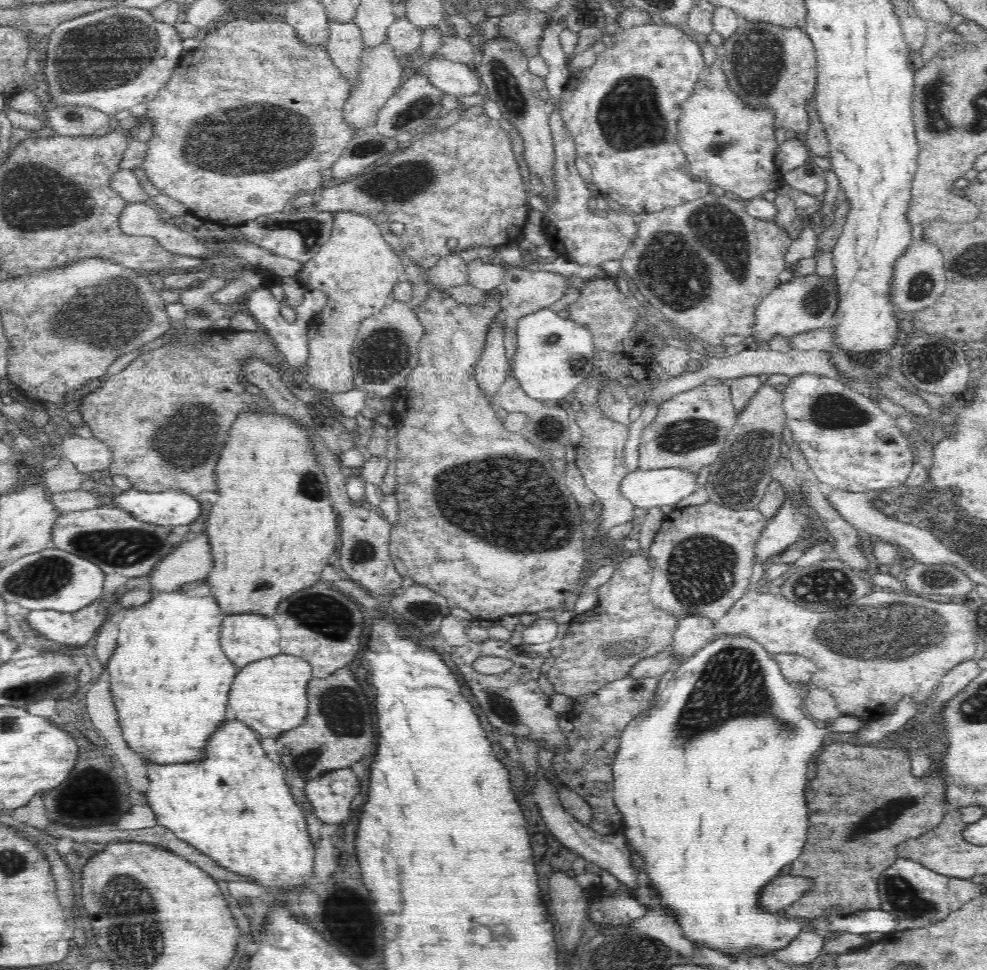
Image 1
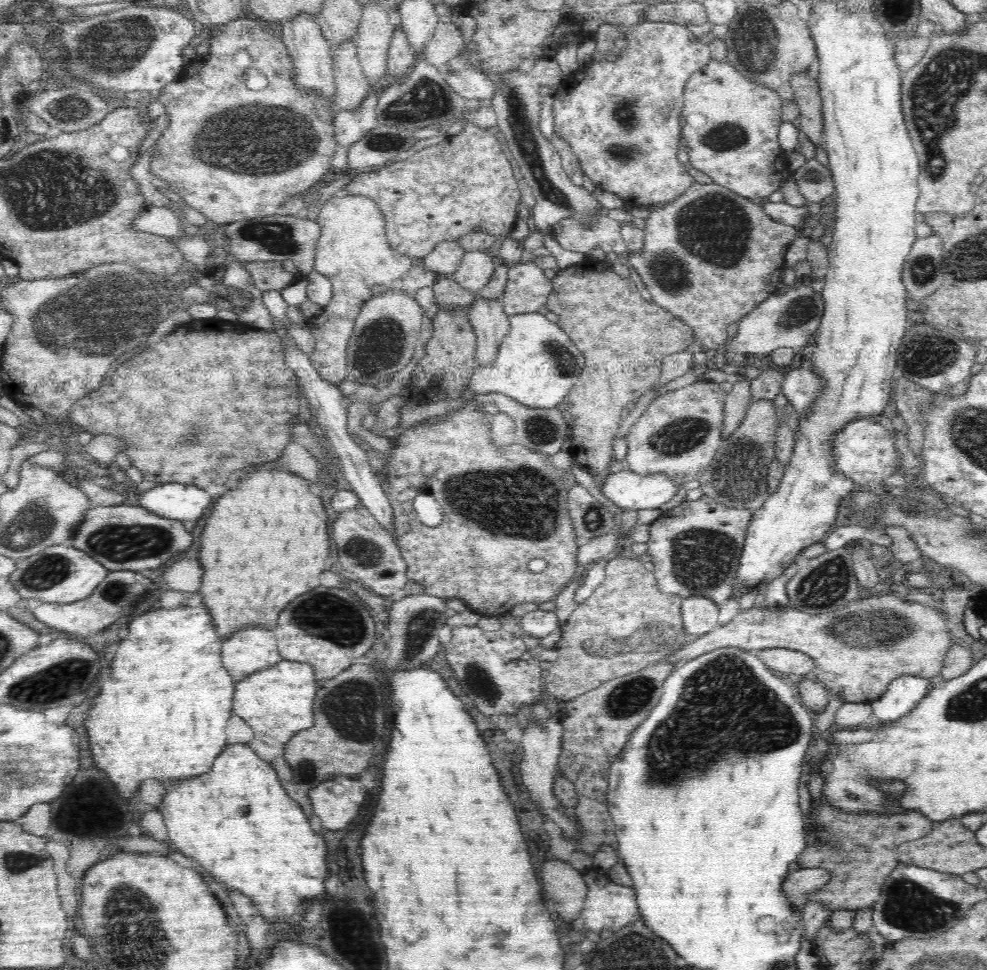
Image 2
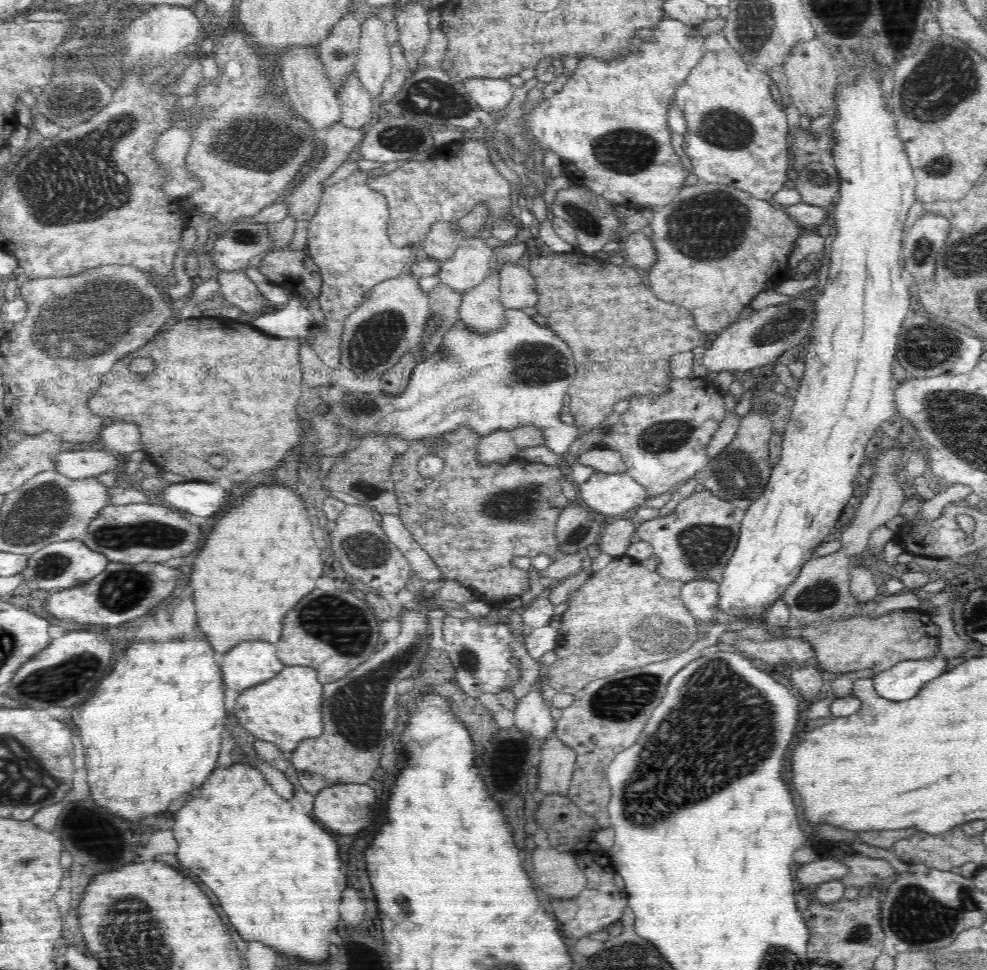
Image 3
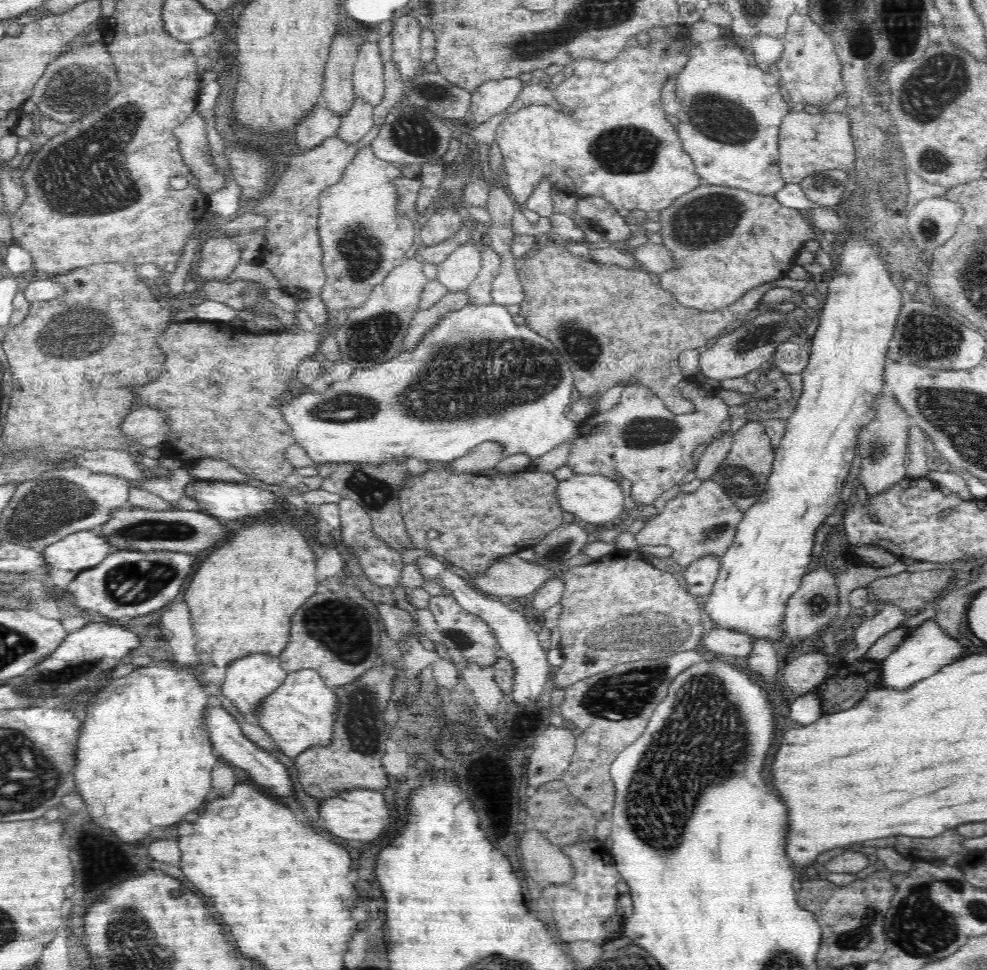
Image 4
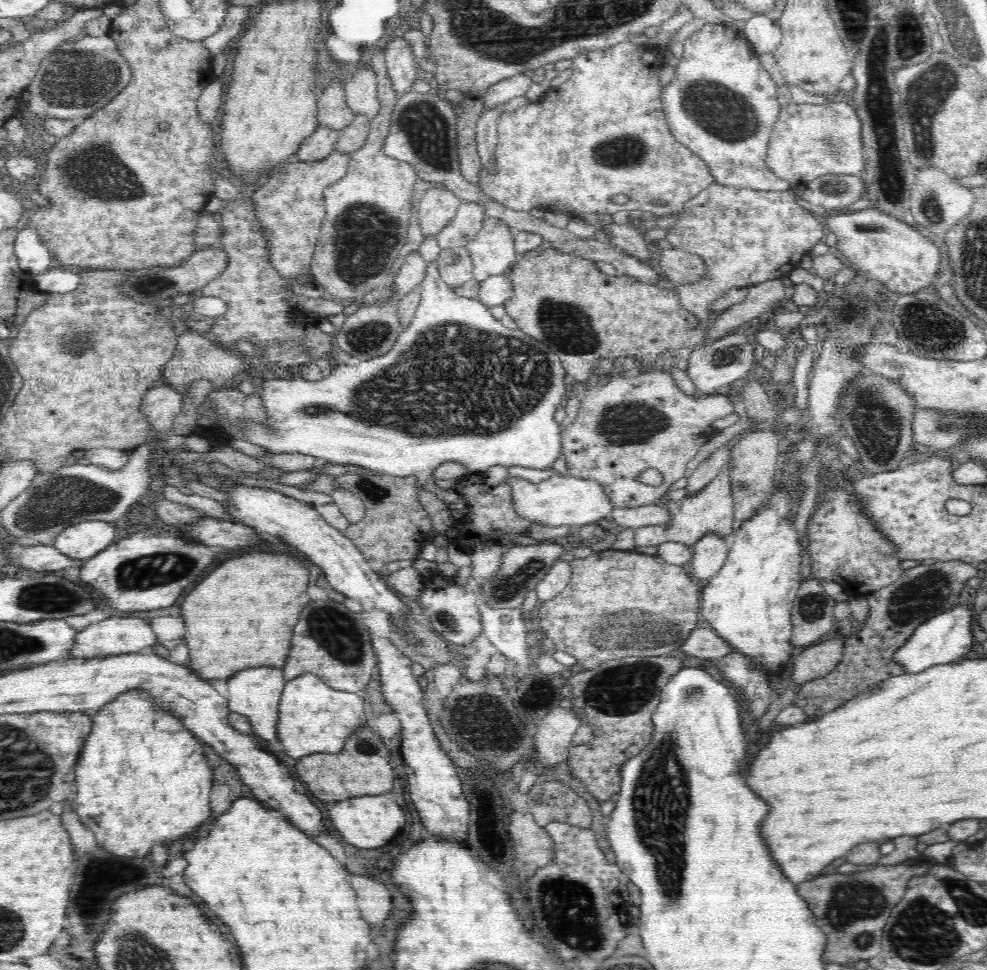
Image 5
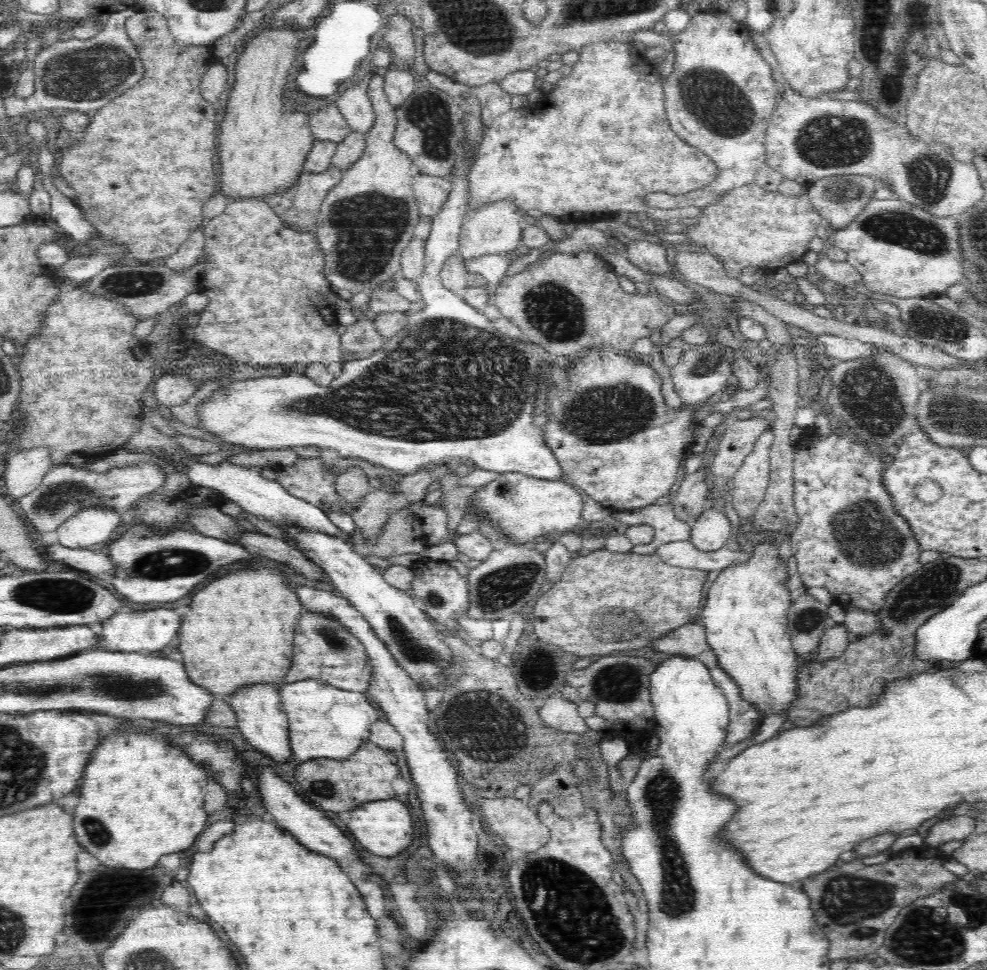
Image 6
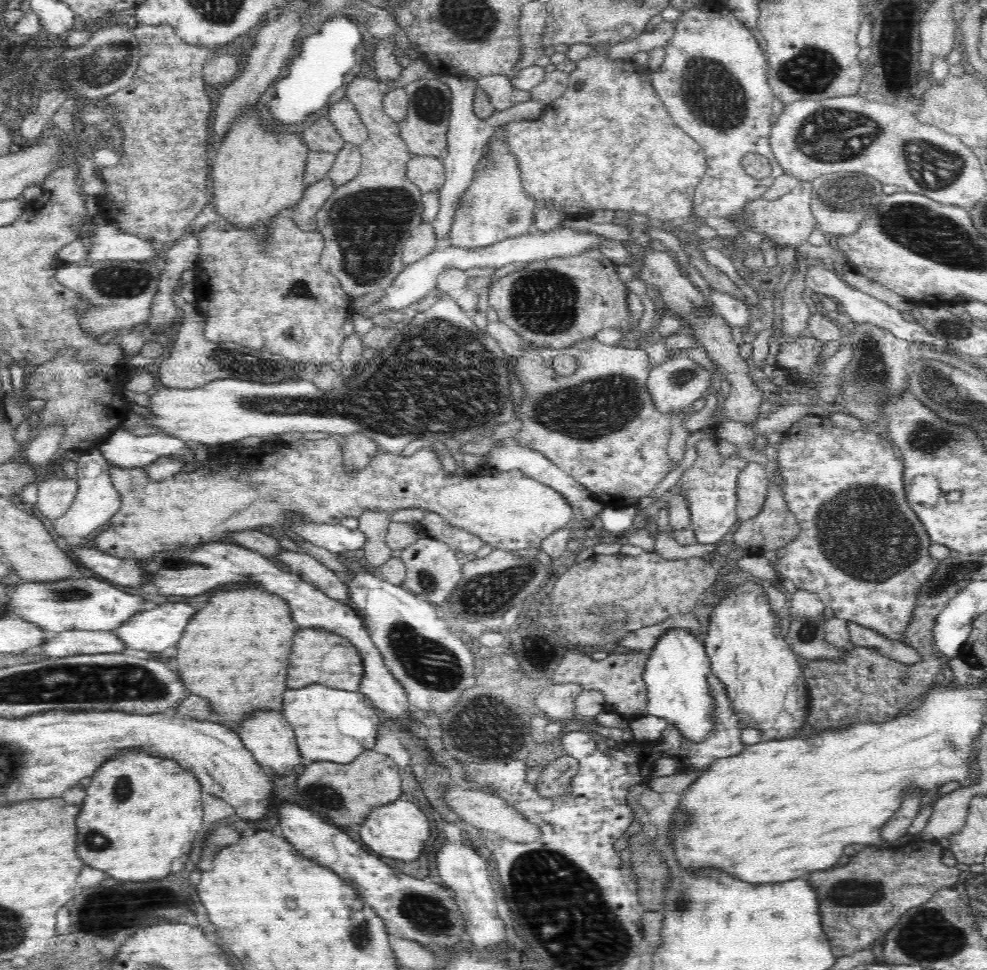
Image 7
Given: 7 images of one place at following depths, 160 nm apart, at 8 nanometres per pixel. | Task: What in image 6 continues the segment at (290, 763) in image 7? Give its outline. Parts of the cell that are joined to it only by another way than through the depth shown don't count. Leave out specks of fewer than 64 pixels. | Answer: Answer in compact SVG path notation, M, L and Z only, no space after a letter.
M244 685L232 693L230 698L227 697L226 702L234 709L238 717L237 728L246 743L251 744L258 752L272 756L276 762L284 762L286 758L290 758L290 762L294 760L289 741L289 720L282 708L280 691L276 685Z

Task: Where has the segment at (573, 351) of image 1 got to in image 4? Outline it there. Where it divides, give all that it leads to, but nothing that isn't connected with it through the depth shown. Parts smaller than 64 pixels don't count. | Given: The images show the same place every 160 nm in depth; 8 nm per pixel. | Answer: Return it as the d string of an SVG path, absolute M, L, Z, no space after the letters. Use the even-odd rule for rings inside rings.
M496 303L482 304L482 306L470 306L466 304L457 311L450 311L439 323L432 329L432 332L416 346L416 350L412 352L398 352L392 360L380 364L380 366L372 366L372 368L358 368L351 374L350 378L344 382L334 382L323 393L316 393L310 390L302 390L298 398L290 400L284 404L282 409L282 417L290 428L292 428L292 436L294 442L302 447L307 453L308 457L314 461L314 464L340 464L340 462L350 462L352 464L386 464L390 460L402 460L406 462L408 458L416 458L420 461L432 463L448 463L455 459L461 458L476 449L485 442L498 442L503 447L505 457L525 453L534 458L540 458L550 450L554 450L556 446L560 446L567 440L576 437L580 423L575 423L566 417L566 412L570 407L570 396L574 390L574 378L568 366L568 358L560 356L560 352L552 346L552 342L540 334L536 334L534 330L530 330L528 325L518 325L514 322L514 318L510 315L507 306L502 306ZM526 346L532 347L526 348ZM438 352L438 354L436 354ZM444 352L454 352L454 360L448 360L448 356L444 356ZM494 356L498 360L504 362L504 366L494 366ZM560 366L560 370L558 370ZM446 368L456 368L456 370L446 370ZM556 370L556 372L554 372ZM554 372L554 374L552 374ZM436 384L436 386L430 386ZM464 384L464 386L462 386Z

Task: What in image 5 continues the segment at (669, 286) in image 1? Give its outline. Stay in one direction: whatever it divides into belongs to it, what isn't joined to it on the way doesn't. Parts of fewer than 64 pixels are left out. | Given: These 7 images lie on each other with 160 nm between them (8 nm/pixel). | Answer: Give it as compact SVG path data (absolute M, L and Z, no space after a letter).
M712 183L710 186L707 186L706 189L701 190L694 198L687 200L685 202L684 208L681 211L676 211L674 213L677 221L673 226L669 227L666 234L665 240L668 240L670 244L679 250L687 251L688 253L692 253L704 261L706 265L707 273L696 282L688 283L688 284L679 284L675 285L674 291L680 297L681 305L684 309L690 311L696 318L698 318L698 324L702 324L702 326L706 325L706 321L709 315L710 306L712 306L712 302L714 300L718 300L718 298L722 298L722 294L724 294L724 290L728 290L728 288L742 288L742 286L748 287L749 285L758 284L760 282L774 280L774 279L783 279L792 272L795 268L799 267L799 263L801 259L809 253L812 246L818 244L818 242L825 240L826 235L826 226L824 225L824 221L822 217L816 217L812 212L800 207L796 203L795 195L790 193L790 191L759 191L752 190L750 188L736 188L733 186L724 186L720 183Z

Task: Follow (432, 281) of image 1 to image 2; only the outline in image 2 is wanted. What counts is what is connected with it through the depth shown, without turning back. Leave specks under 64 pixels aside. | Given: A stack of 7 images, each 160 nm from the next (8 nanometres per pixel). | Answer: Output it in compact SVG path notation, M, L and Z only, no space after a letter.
M456 240L440 242L434 249L427 258L424 258L424 268L437 273L441 278L454 274L466 254Z

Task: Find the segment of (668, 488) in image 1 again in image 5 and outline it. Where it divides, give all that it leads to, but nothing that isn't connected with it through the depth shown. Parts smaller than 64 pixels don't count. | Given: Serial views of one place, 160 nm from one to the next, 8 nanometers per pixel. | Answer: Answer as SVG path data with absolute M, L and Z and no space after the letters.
M555 475L548 481L532 483L524 478L508 477L504 483L512 488L512 505L515 506L516 513L535 525L584 527L609 519L615 510L612 501L605 494L604 486L584 478Z

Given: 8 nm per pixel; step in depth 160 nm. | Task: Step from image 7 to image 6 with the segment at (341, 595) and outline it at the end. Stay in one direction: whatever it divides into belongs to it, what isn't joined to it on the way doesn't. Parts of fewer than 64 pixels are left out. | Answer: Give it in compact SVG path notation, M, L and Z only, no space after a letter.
M244 530L235 539L228 541L243 546L255 556L267 556L270 560L288 564L296 572L306 576L309 582L328 580L327 574L317 564L306 558L301 550L282 539Z

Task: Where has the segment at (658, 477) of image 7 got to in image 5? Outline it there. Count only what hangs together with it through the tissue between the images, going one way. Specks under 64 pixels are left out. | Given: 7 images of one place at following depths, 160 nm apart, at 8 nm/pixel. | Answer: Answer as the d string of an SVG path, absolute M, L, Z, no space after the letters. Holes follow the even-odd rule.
M648 371L627 374L627 377L619 374L610 378L607 375L598 377L597 380L602 378L602 382L598 382L592 390L585 391L575 421L560 432L562 453L568 466L567 475L592 480L604 486L605 494L615 508L638 508L660 502L672 484L685 479L688 462L716 434L714 421L734 413L735 407L723 391L702 396L686 395L668 372ZM649 468L662 474L664 482L660 486L646 486L640 482L640 474Z

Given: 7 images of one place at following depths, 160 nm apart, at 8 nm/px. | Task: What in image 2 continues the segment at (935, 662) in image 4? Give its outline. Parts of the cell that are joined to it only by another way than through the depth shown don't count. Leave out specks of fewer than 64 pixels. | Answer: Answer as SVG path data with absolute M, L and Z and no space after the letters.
M904 674L890 684L878 700L871 702L874 716L880 722L894 722L914 710L921 698L929 692L935 682L921 676Z

